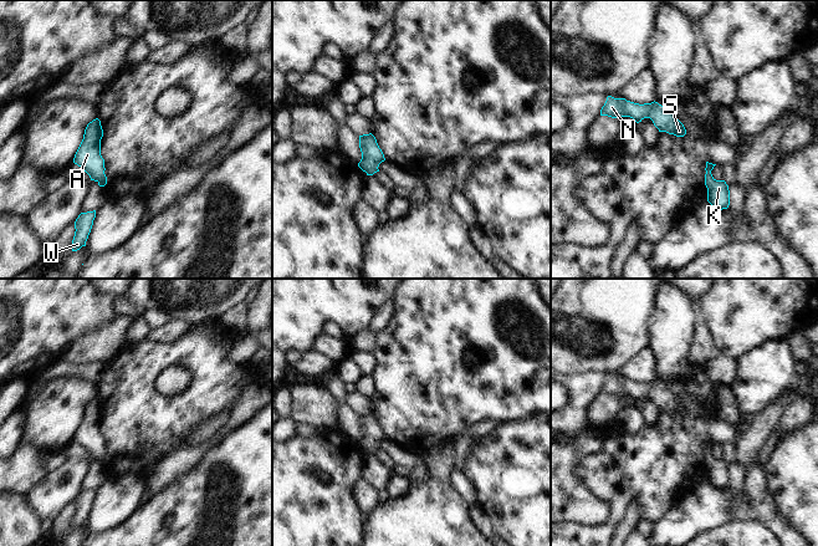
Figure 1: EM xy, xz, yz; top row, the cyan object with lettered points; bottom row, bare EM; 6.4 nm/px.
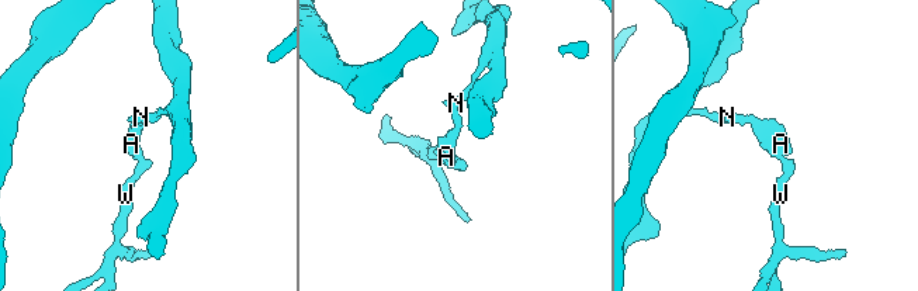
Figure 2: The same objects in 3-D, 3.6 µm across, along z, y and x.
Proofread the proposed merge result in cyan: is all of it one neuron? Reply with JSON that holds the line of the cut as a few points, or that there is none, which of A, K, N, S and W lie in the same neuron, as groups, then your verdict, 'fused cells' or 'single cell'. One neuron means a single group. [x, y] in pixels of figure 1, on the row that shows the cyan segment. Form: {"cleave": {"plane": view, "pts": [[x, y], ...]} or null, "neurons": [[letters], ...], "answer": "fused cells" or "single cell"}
{"cleave": null, "neurons": [["A", "K", "N", "S", "W"]], "answer": "single cell"}

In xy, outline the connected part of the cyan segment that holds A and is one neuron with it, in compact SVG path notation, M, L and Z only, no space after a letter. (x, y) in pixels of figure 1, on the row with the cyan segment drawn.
M98 118L90 122L85 129L83 139L75 154L73 163L81 167L99 187L107 184L104 159L101 155L101 139L103 129Z

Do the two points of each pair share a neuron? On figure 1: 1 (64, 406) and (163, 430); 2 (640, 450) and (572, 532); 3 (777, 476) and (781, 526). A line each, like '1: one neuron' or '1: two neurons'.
1: two neurons
2: one neuron
3: two neurons

